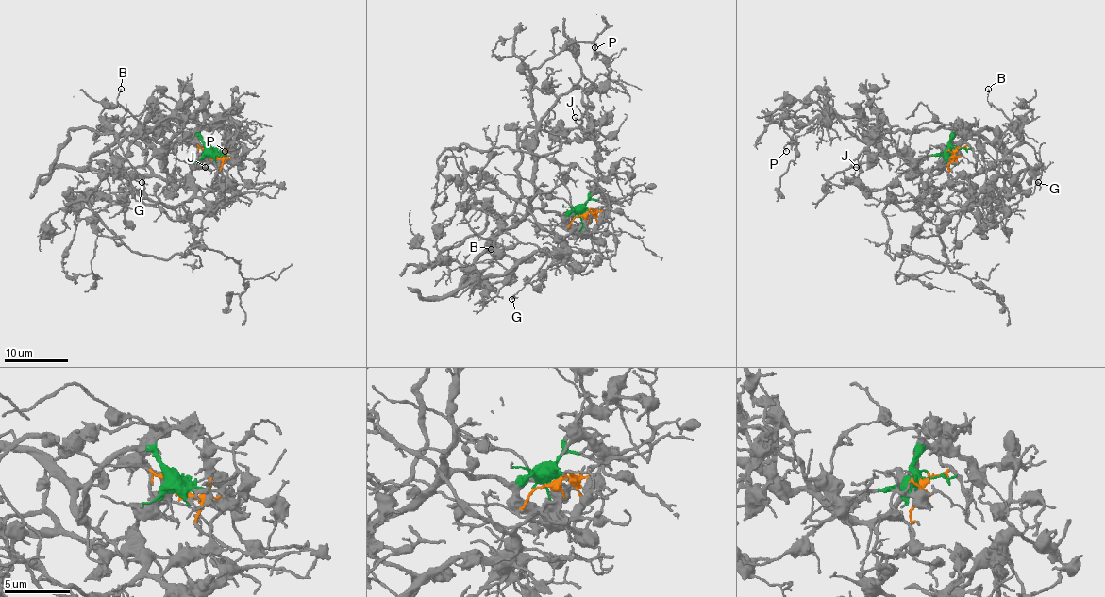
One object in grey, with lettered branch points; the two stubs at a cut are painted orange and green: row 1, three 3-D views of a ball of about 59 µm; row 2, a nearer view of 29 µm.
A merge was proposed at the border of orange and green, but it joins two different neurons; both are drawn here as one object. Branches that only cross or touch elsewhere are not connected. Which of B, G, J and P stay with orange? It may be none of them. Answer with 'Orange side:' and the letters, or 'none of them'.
Orange side: G, J, P

